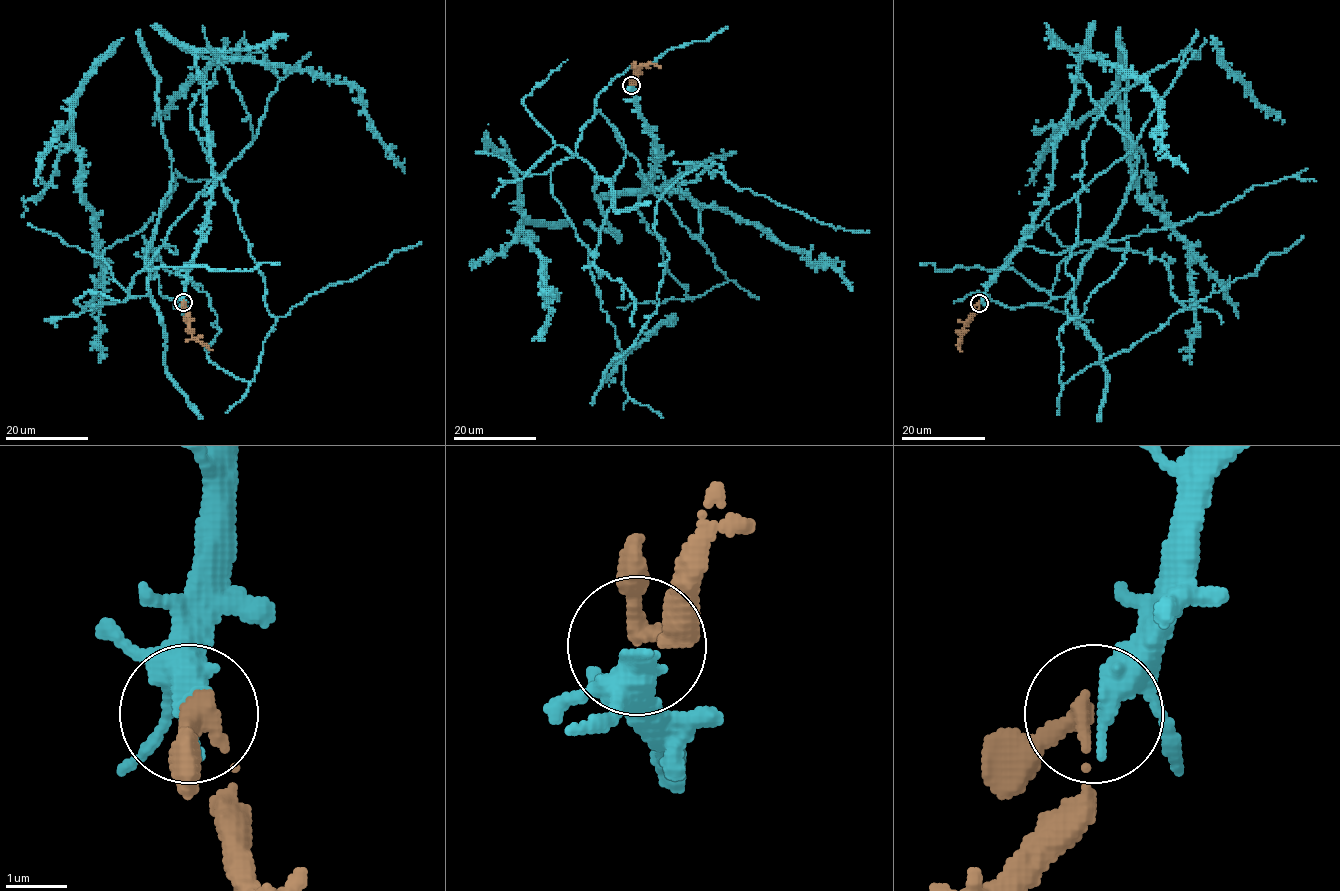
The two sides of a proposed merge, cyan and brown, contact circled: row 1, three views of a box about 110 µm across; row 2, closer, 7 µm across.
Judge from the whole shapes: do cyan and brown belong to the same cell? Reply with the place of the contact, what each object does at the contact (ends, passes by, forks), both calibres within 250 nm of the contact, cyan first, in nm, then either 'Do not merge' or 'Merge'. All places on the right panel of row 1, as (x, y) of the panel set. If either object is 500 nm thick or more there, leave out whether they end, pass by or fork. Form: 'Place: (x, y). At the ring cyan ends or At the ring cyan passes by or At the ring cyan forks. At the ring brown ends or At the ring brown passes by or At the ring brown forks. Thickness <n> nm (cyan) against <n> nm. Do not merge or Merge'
Place: (979, 303). At the ring cyan passes by. At the ring brown ends. Thickness 380 nm (cyan) against 340 nm. Merge

